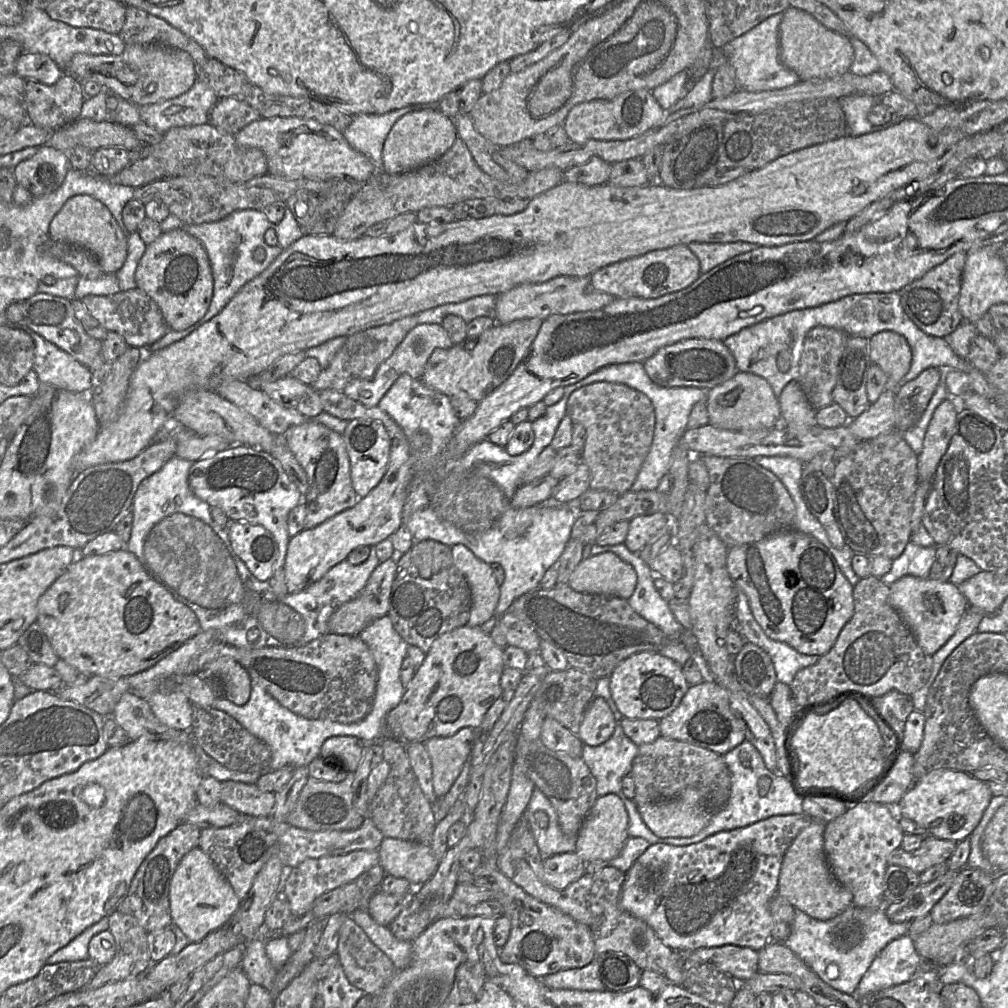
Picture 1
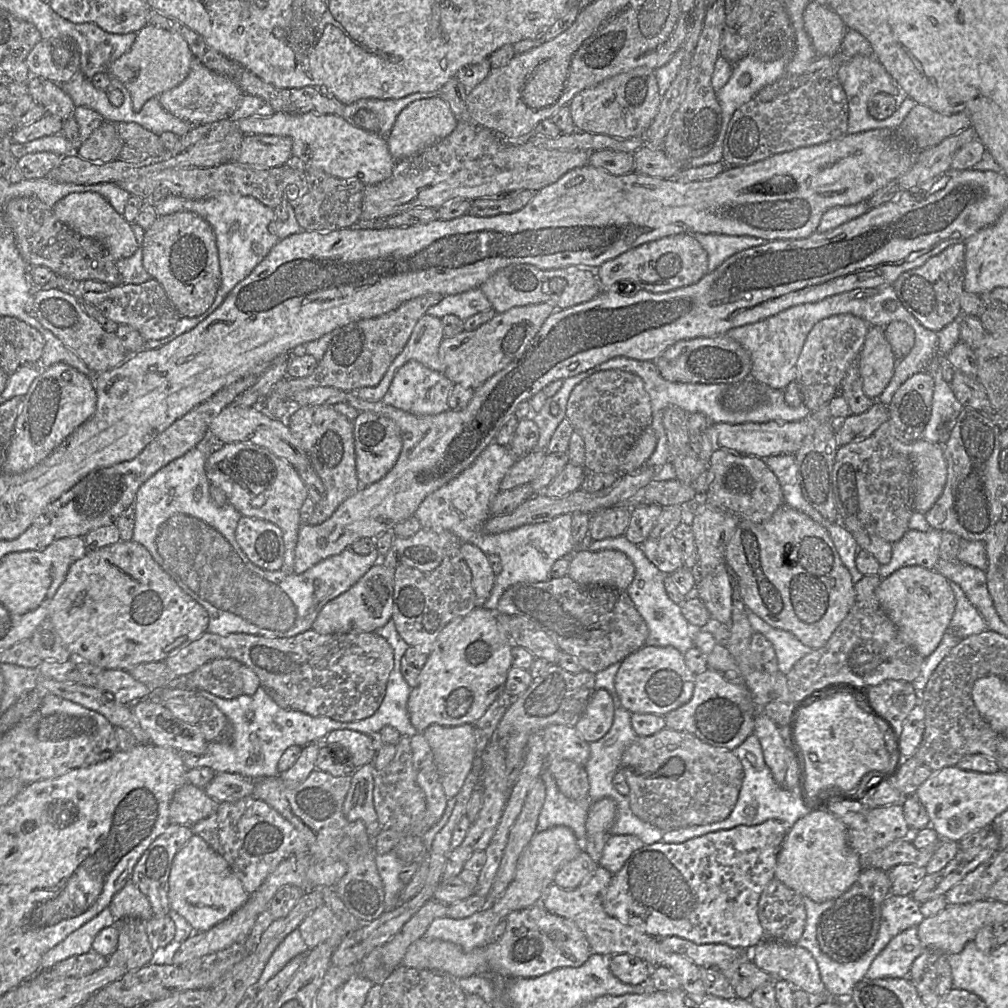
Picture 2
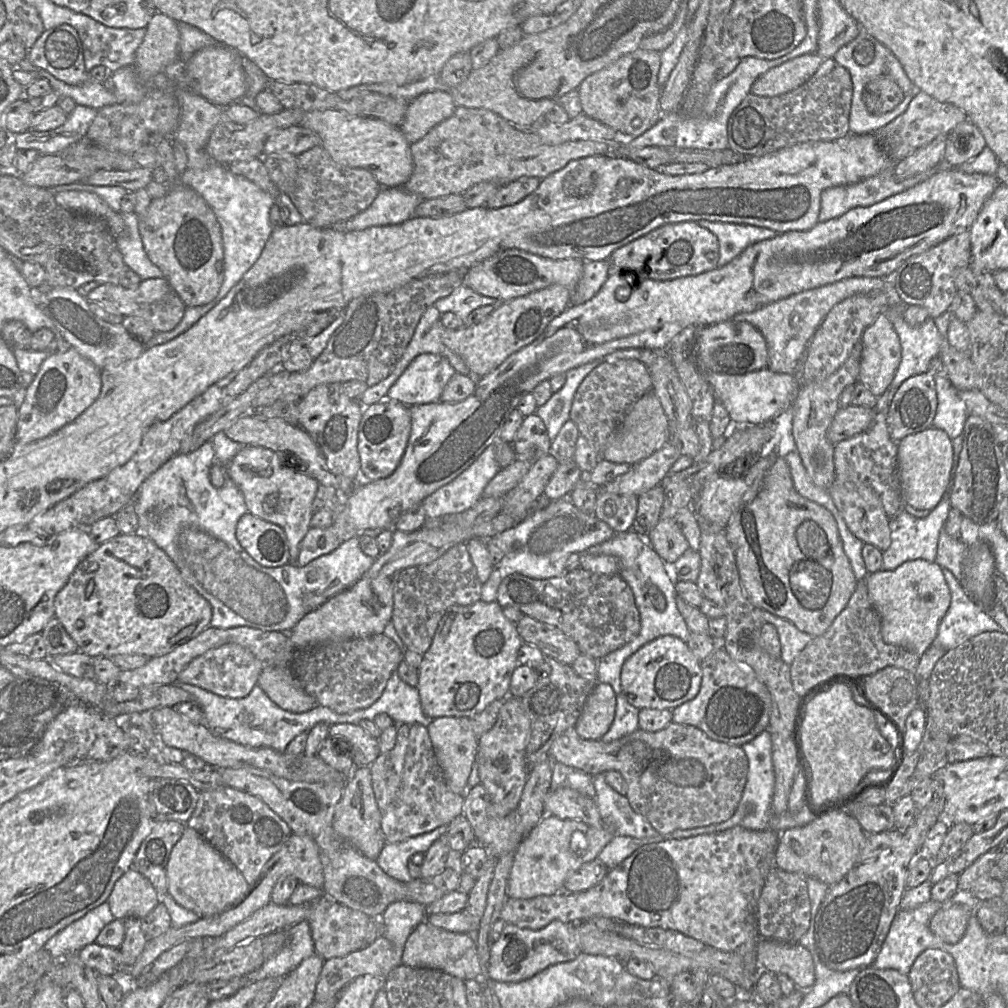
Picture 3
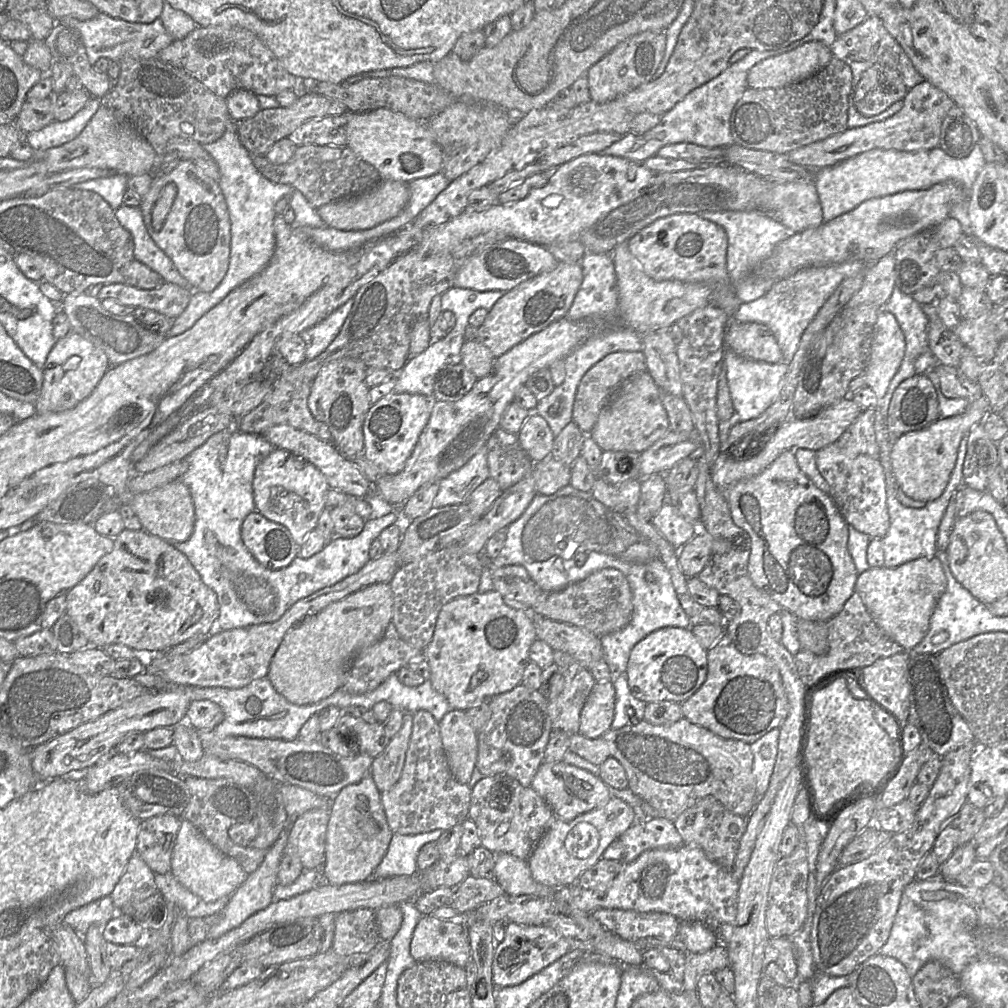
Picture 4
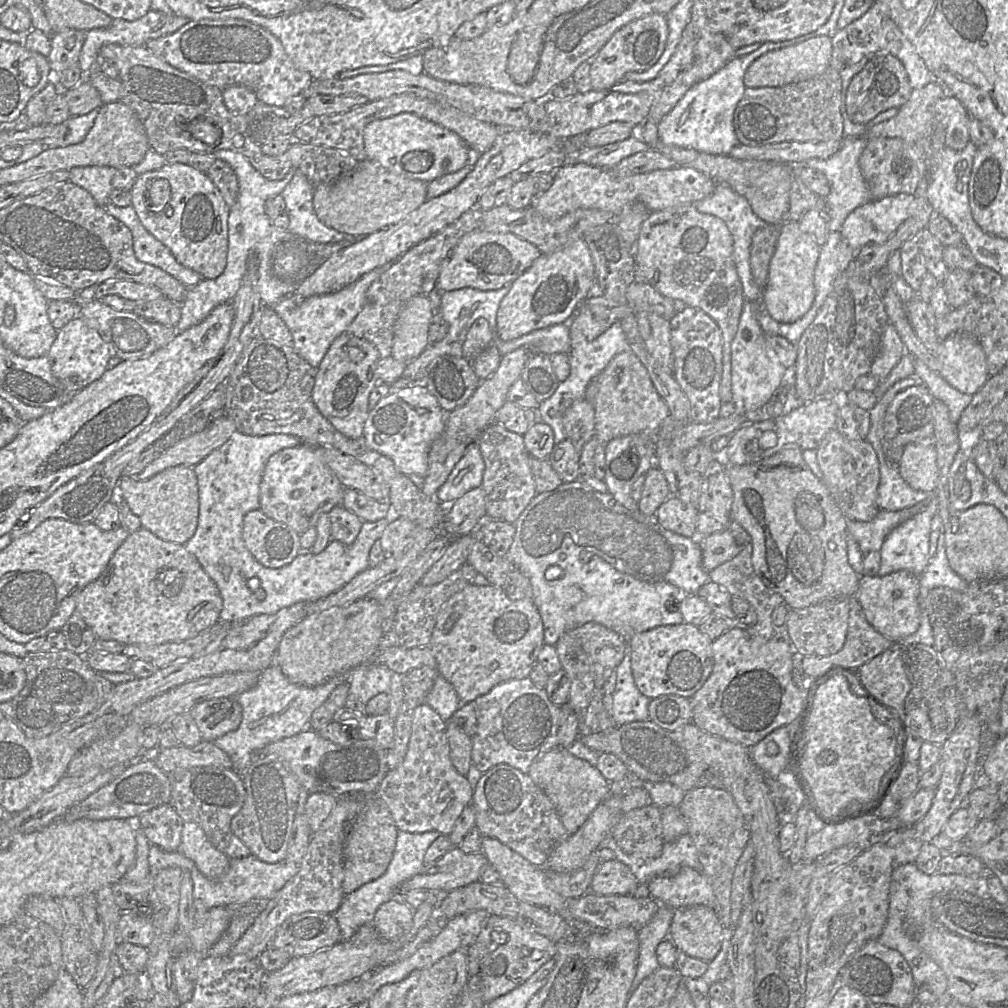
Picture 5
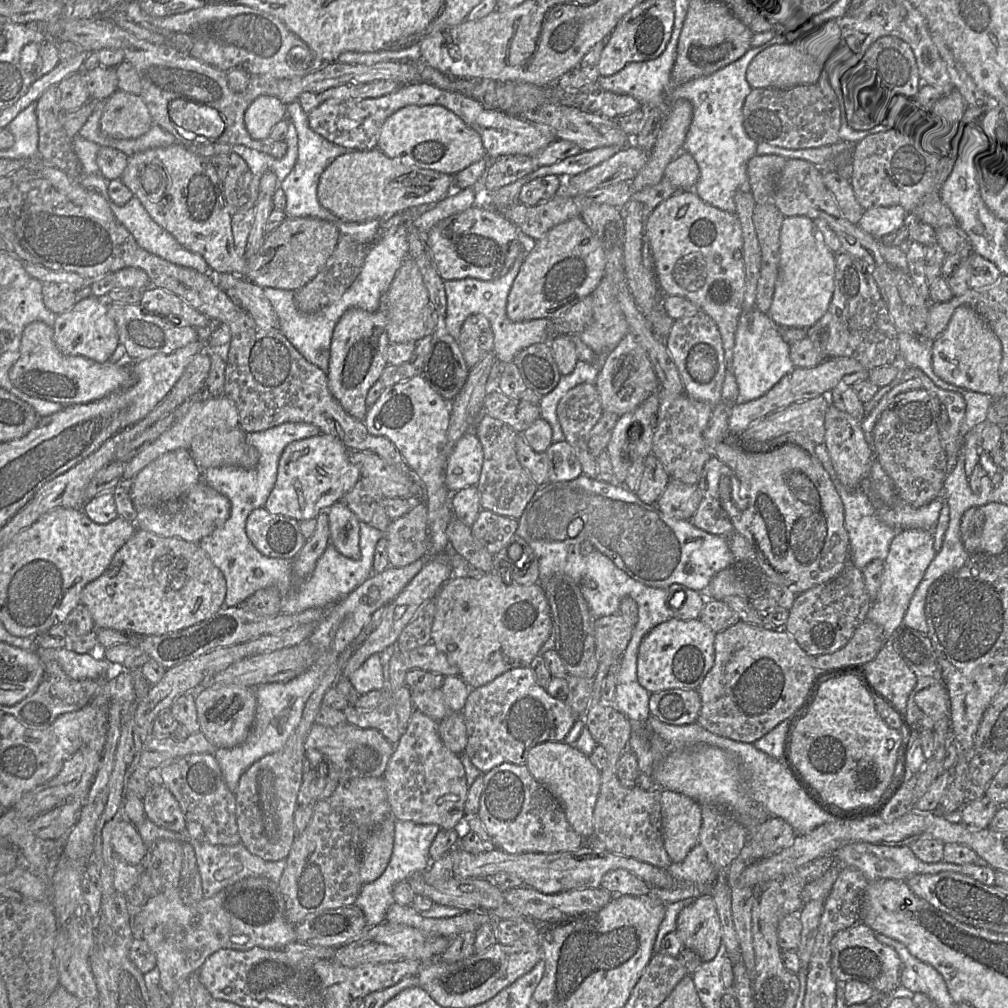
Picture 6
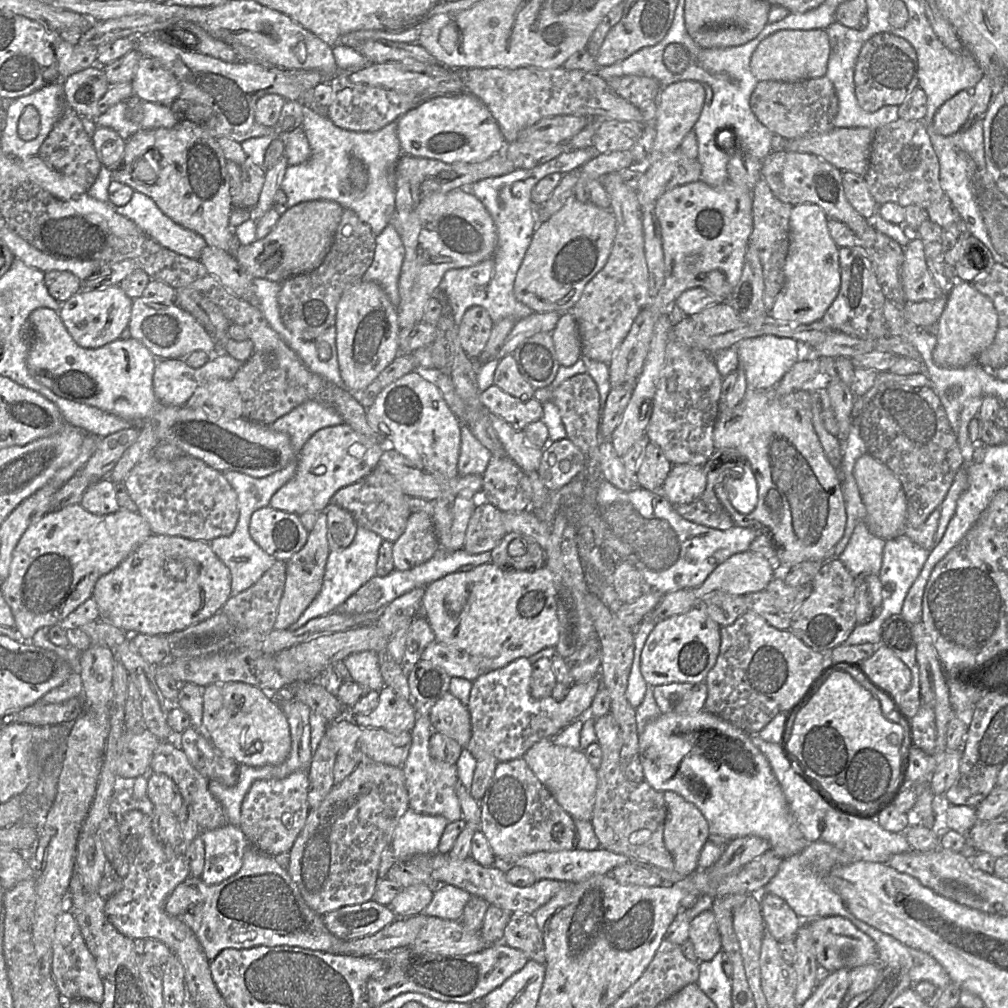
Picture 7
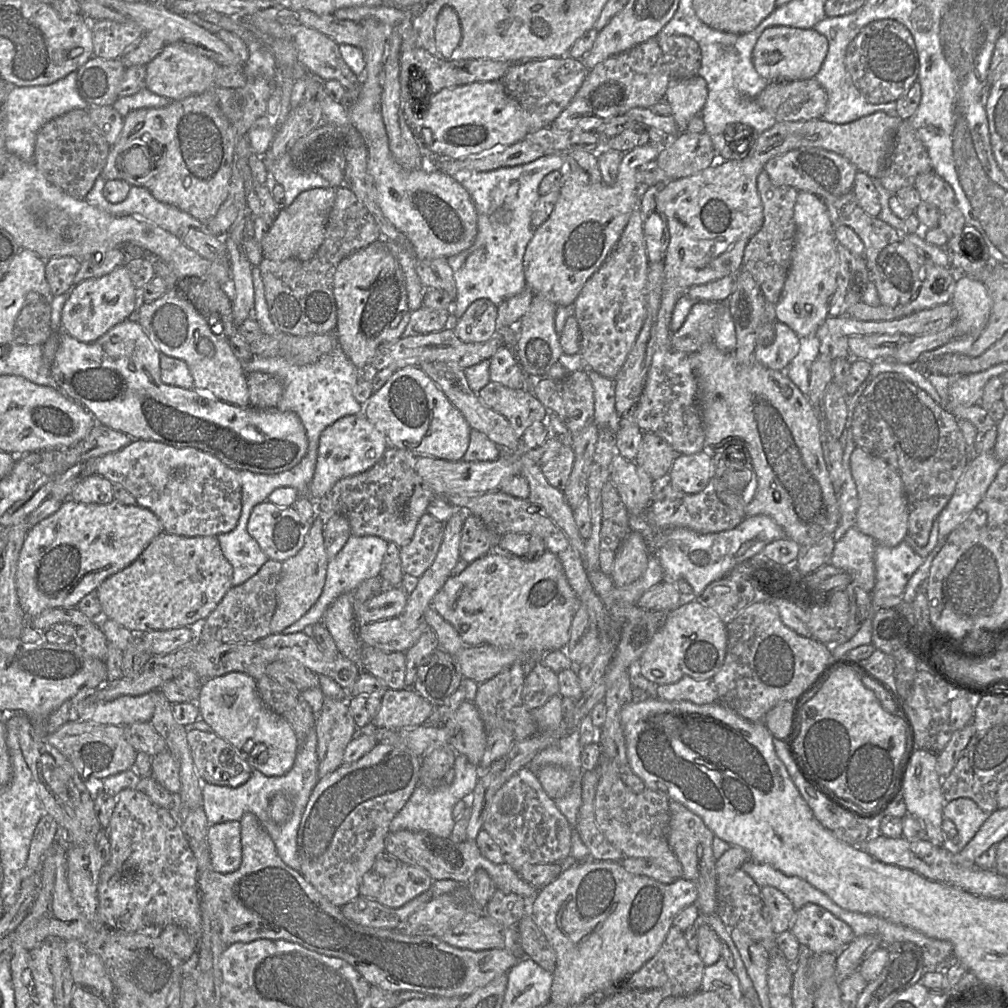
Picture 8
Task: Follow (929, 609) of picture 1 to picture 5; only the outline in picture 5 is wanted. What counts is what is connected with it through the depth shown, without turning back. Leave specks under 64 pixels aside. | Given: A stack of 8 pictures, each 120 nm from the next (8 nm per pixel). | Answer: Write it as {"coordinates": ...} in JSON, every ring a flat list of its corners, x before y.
{"coordinates":[[899,570,885,576,860,576,855,597,863,608,868,622,892,642,899,642,917,631,920,624,919,576]]}

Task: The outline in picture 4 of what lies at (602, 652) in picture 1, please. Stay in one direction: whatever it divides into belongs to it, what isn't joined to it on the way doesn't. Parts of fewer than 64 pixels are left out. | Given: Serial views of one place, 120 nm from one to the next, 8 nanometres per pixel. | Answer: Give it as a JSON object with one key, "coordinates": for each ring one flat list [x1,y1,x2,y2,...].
{"coordinates":[[521,565,496,568,491,571,491,577,496,592,502,597,526,603,531,614,585,628,599,638,623,629,632,618,632,591,629,582,614,568,597,570,579,582,550,592,541,589]]}

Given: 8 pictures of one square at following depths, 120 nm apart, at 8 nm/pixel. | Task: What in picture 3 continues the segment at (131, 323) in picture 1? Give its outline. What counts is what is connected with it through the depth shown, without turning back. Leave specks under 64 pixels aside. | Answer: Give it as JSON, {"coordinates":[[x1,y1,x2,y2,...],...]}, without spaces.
{"coordinates":[[165,278,143,280,135,289,113,284,102,284,87,294,87,299,103,304,110,312,124,317,143,318,156,333,171,331,181,321,187,306,176,294]]}

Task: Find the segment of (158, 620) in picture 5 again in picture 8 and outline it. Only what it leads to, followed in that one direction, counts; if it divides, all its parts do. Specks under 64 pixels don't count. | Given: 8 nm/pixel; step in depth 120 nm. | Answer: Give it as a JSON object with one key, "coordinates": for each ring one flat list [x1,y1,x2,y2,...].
{"coordinates":[[162,532,129,566,111,575,99,587,98,598,104,618,111,619,135,634,198,627,216,609,232,587,233,567,225,558,216,536,186,537]]}

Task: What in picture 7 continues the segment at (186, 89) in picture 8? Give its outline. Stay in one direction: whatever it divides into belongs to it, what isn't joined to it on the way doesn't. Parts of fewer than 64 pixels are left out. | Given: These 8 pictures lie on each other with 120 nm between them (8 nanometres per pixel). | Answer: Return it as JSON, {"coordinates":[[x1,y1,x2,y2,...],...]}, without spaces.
{"coordinates":[[142,57,131,80,133,95,143,101,170,105,180,94,176,77,156,58]]}

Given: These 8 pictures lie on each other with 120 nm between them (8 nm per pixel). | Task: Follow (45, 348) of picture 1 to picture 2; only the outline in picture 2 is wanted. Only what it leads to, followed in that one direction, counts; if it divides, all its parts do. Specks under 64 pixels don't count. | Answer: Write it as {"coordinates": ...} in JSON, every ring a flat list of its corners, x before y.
{"coordinates":[[40,329,39,333,45,340,43,352,38,361,41,363,42,367,48,368,57,363,65,363,85,375,94,377,94,374,85,363,73,351,66,347,52,332,47,329]]}

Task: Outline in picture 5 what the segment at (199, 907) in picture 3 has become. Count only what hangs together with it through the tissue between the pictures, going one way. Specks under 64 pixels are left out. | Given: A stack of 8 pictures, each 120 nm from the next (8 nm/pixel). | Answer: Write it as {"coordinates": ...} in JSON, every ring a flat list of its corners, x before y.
{"coordinates":[[184,821,178,851,192,860,199,871,210,879,220,878,229,868,229,857,212,845,207,839,203,829,196,822]]}

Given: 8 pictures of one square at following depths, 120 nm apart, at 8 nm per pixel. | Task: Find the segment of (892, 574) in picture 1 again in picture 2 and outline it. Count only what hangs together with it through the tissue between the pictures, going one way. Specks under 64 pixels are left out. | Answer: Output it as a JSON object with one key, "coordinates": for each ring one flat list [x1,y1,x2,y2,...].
{"coordinates":[[931,528,929,531,908,529,896,542,892,543,892,557,889,563,881,565,878,575,883,579,904,566,919,565,934,569,939,558,940,544,943,531]]}

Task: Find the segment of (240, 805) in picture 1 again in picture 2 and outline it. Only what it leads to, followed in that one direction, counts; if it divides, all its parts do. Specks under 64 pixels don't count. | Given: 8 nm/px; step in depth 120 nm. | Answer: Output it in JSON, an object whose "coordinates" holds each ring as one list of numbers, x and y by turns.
{"coordinates":[[220,772,215,773,214,778,204,792,217,802,236,802,244,797,252,796,254,780,240,774]]}

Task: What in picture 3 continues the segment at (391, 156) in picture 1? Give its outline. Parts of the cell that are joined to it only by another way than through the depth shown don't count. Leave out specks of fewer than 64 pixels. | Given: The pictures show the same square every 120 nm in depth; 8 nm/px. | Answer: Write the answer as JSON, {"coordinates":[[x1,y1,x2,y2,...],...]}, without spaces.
{"coordinates":[[441,86,409,102,399,128,410,145,422,139,432,128,455,112,457,106,445,89]]}

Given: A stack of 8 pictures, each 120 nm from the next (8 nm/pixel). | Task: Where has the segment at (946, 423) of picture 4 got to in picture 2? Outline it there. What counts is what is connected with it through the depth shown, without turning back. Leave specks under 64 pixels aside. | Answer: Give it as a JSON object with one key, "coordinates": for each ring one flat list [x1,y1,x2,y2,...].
{"coordinates":[[920,437,911,443,913,508,926,513,943,492,947,480,944,446]]}

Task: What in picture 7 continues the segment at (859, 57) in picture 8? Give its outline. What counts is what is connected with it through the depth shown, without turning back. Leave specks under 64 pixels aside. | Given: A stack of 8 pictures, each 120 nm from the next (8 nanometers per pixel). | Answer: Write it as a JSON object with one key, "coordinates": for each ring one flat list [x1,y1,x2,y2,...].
{"coordinates":[[890,33,868,39,858,55,854,71,855,95,859,106,872,113,884,106,901,105,918,87,918,62,912,45]]}

